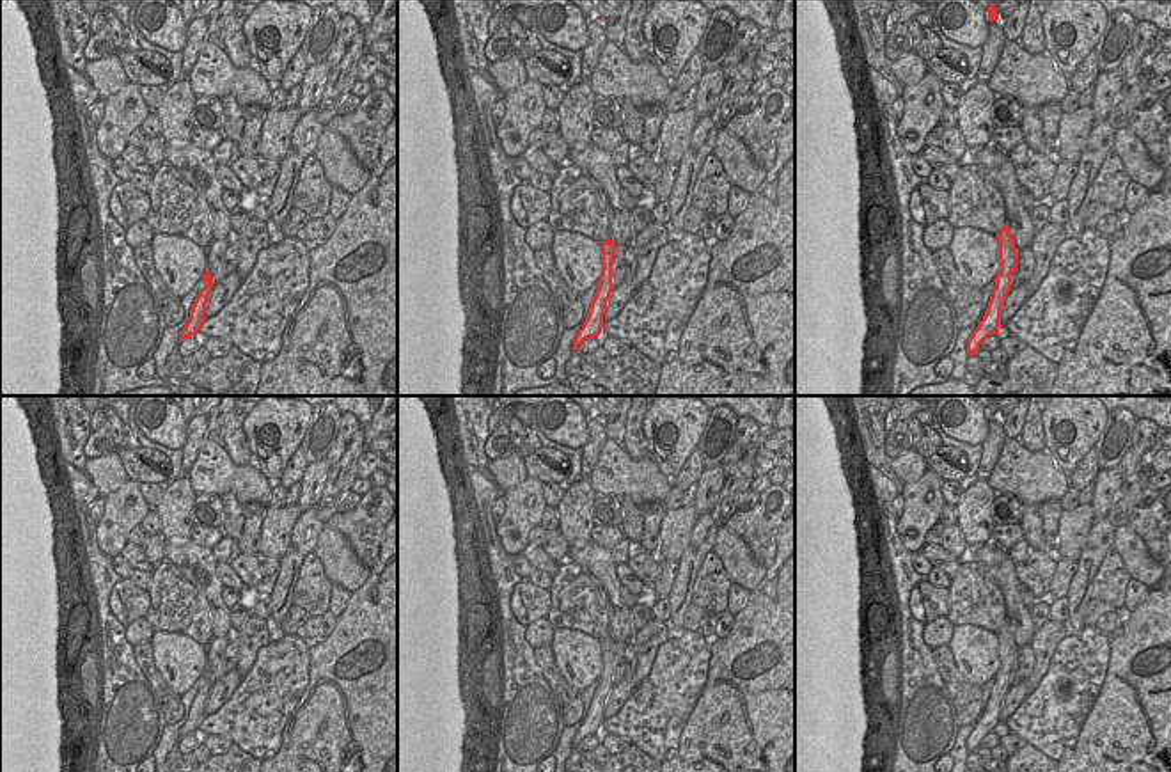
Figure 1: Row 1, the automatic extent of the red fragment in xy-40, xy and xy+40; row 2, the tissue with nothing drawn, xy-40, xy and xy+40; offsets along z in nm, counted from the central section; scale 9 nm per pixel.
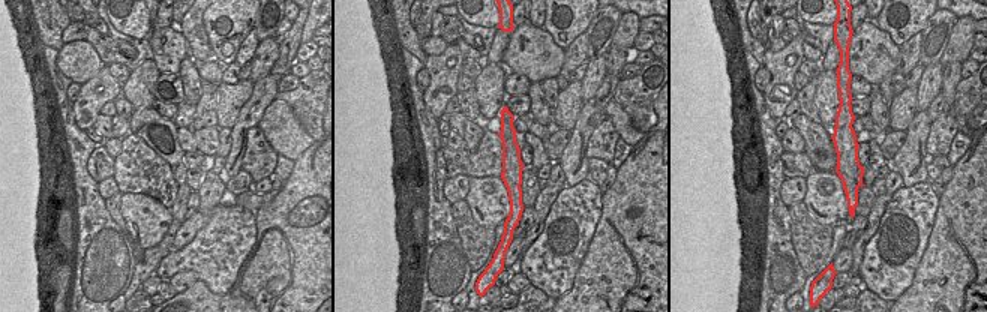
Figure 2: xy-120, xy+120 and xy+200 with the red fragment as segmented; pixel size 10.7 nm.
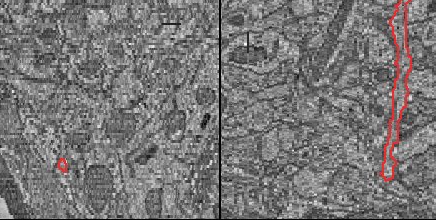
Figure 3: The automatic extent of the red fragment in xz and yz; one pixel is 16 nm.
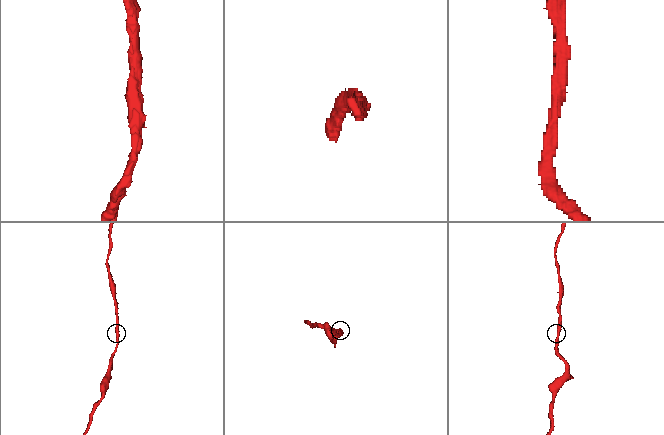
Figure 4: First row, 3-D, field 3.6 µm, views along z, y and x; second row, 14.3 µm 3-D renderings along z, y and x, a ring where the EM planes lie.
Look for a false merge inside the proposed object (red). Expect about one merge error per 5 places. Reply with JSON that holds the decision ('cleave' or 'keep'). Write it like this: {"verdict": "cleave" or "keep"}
{"verdict": "keep"}

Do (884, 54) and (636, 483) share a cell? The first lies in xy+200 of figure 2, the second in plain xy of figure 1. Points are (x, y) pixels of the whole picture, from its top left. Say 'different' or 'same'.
same

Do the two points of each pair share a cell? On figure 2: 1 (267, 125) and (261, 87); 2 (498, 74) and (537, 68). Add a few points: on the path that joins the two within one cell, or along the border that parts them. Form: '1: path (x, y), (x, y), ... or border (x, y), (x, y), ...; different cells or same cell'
1: border (275, 99), (257, 125); different cells
2: border (500, 63), (512, 72); different cells

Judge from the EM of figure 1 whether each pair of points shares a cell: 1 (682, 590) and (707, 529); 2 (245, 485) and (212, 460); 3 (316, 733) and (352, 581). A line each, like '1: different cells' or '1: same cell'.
1: same cell
2: same cell
3: different cells

